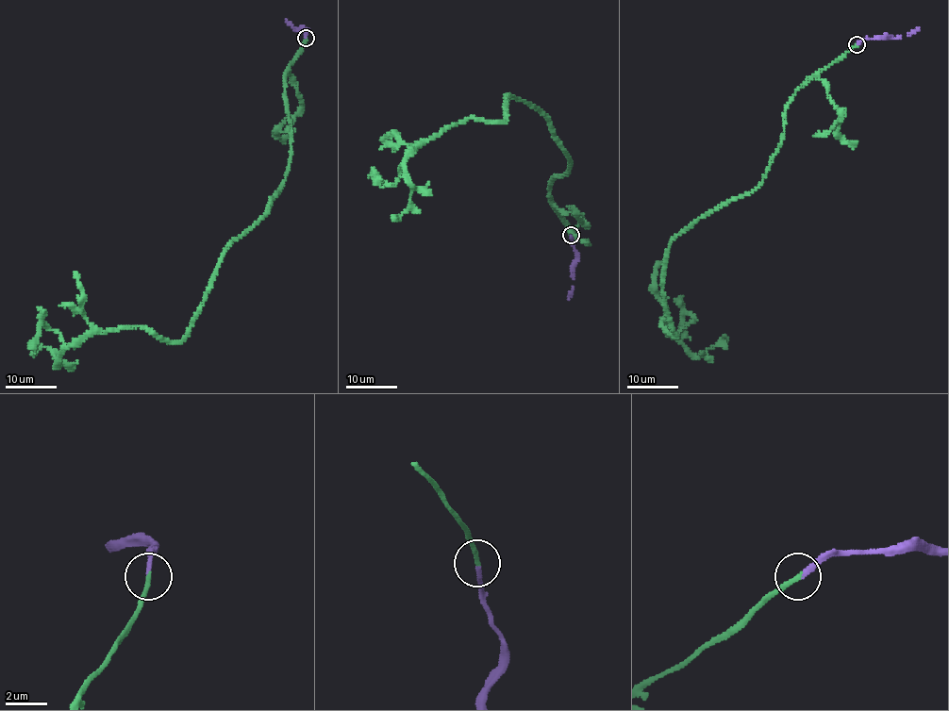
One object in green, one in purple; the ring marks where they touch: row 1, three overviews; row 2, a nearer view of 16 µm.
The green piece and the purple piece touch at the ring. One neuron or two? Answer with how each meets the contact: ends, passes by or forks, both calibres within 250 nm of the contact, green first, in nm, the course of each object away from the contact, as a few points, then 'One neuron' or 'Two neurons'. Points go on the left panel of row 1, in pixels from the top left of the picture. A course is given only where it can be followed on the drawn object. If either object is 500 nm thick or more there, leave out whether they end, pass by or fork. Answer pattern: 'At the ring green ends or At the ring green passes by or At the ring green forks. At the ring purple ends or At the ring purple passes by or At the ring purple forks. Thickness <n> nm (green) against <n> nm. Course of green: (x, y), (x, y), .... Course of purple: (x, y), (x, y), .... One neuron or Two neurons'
At the ring green ends. At the ring purple ends. Thickness 240 nm (green) against 240 nm. Course of green: (305, 38), (286, 74), (286, 178), (223, 256), (188, 335), (123, 326), (57, 365), (52, 350), (32, 355). Course of purple: (305, 38), (307, 29), (294, 30), (287, 20). One neuron

